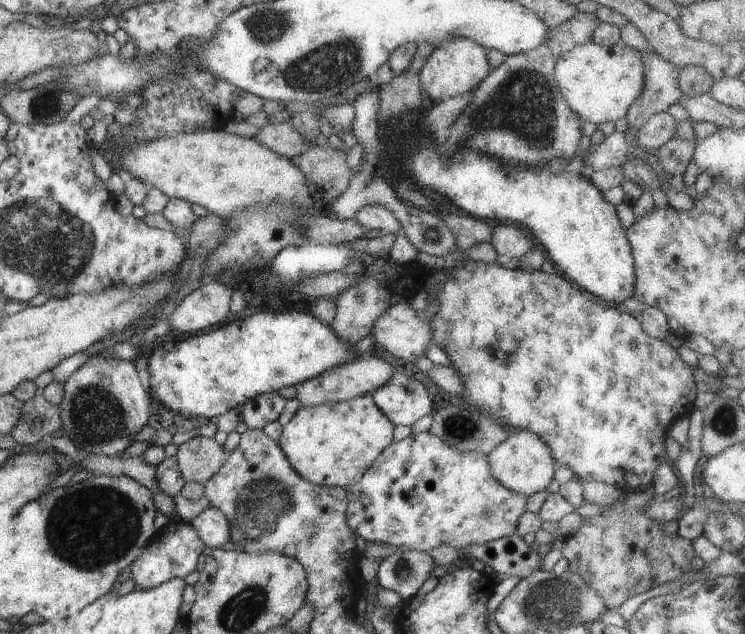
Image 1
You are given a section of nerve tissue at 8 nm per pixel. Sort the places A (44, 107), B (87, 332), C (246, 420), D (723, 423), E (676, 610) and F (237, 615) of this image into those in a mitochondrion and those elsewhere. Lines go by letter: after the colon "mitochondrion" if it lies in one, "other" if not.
A: mitochondrion
B: other
C: other
D: mitochondrion
E: mitochondrion
F: mitochondrion

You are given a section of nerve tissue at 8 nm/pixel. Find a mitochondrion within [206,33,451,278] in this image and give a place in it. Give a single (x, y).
(329, 69)

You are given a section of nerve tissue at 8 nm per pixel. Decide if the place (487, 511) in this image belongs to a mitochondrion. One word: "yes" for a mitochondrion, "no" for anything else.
yes

